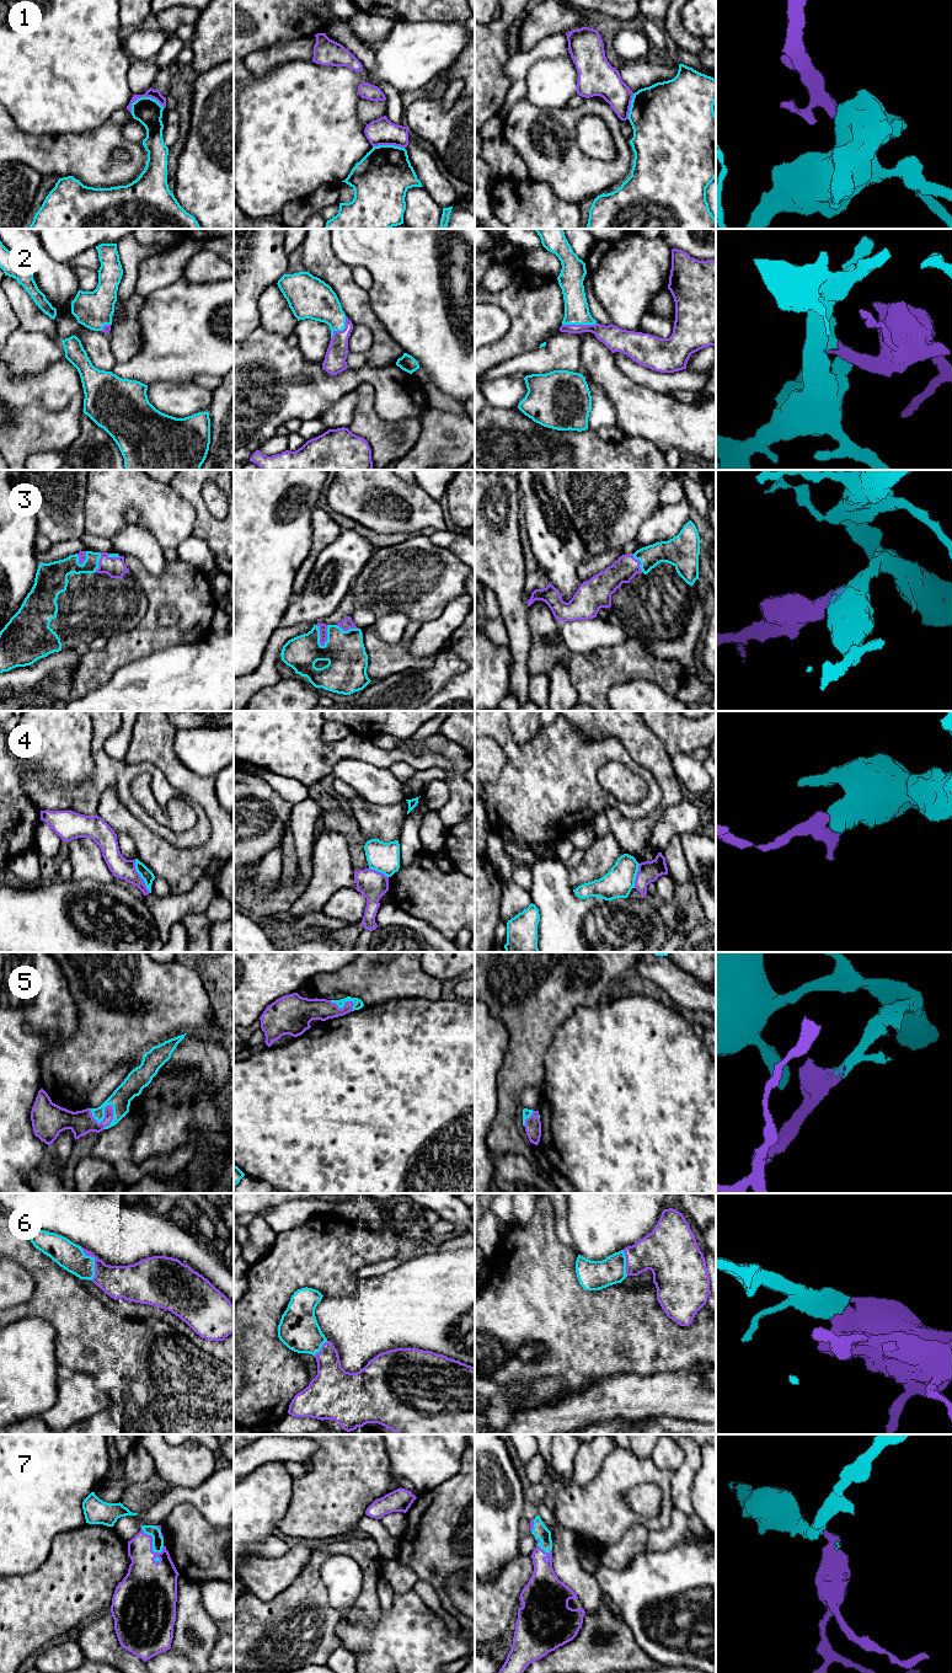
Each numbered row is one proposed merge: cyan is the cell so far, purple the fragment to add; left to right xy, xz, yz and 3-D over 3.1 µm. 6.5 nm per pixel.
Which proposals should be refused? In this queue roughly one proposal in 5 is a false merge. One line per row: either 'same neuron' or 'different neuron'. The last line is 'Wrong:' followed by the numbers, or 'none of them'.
1: different neuron
2: same neuron
3: same neuron
4: different neuron
5: same neuron
6: same neuron
7: same neuron
Wrong: 1, 4

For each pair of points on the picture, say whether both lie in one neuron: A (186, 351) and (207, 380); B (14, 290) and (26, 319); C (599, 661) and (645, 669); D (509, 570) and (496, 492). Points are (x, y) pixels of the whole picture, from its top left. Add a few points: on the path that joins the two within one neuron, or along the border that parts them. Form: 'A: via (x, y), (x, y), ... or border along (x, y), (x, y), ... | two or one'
A: border along (220, 377), (202, 374), (197, 375), (192, 381) | two
B: via (19, 298), (26, 311) | one
C: via (610, 663), (634, 663) | one
D: via (496, 550), (496, 512) | one

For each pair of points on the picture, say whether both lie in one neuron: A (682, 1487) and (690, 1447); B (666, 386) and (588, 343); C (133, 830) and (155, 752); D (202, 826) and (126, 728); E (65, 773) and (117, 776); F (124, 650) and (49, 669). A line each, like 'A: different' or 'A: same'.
A: same
B: different
C: same
D: different
E: different
F: different

